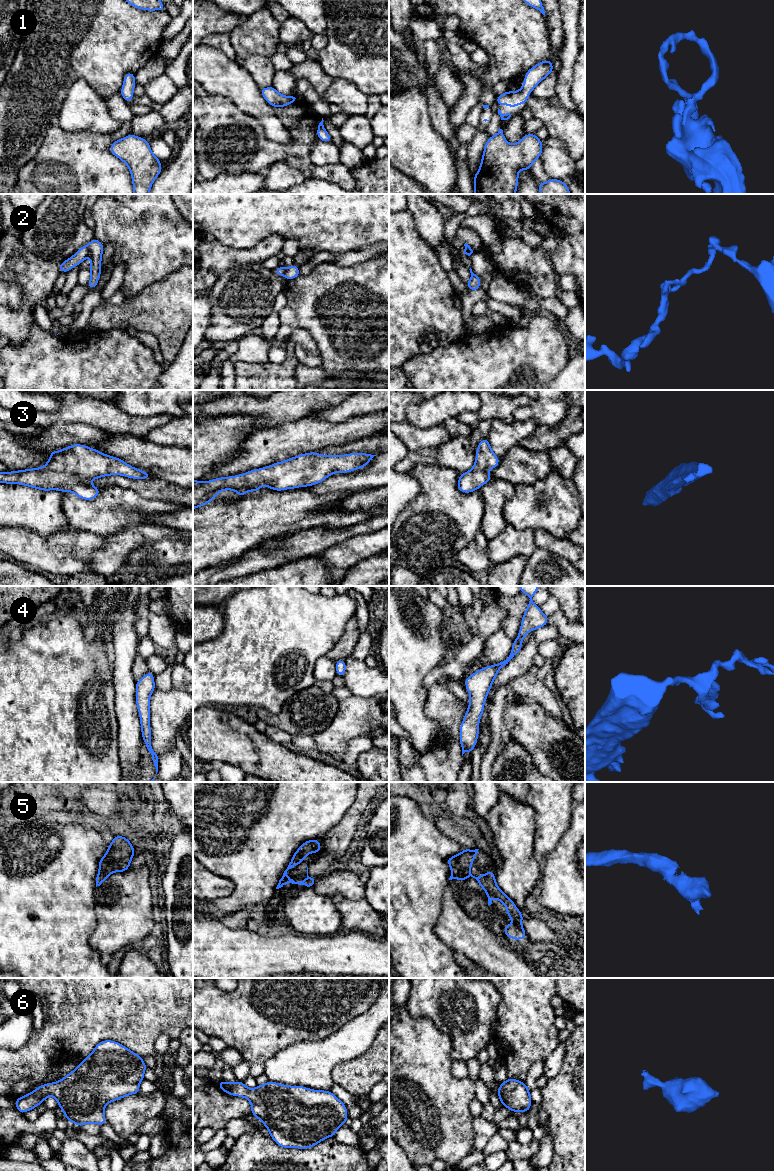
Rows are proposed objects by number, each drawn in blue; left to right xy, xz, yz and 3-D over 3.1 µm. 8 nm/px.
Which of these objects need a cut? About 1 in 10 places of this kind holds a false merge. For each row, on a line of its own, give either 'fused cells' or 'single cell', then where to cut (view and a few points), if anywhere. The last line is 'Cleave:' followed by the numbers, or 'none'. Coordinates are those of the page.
1: single cell; no cut
2: fused cells; cut in xy along (87, 245), (88, 254)
3: single cell; no cut
4: single cell; no cut
5: single cell; no cut
6: single cell; no cut
Cleave: 2

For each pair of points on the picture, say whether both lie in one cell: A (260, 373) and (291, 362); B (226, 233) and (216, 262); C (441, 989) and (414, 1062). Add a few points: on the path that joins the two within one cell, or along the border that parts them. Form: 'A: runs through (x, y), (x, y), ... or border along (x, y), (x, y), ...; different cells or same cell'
A: runs through (266, 366), (283, 365); same cell
B: border along (213, 238), (228, 246), (246, 249); different cells
C: border along (408, 1009), (414, 1017), (428, 1017), (447, 1034); different cells

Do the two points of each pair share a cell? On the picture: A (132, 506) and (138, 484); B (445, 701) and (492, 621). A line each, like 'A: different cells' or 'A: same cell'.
A: different cells
B: different cells

